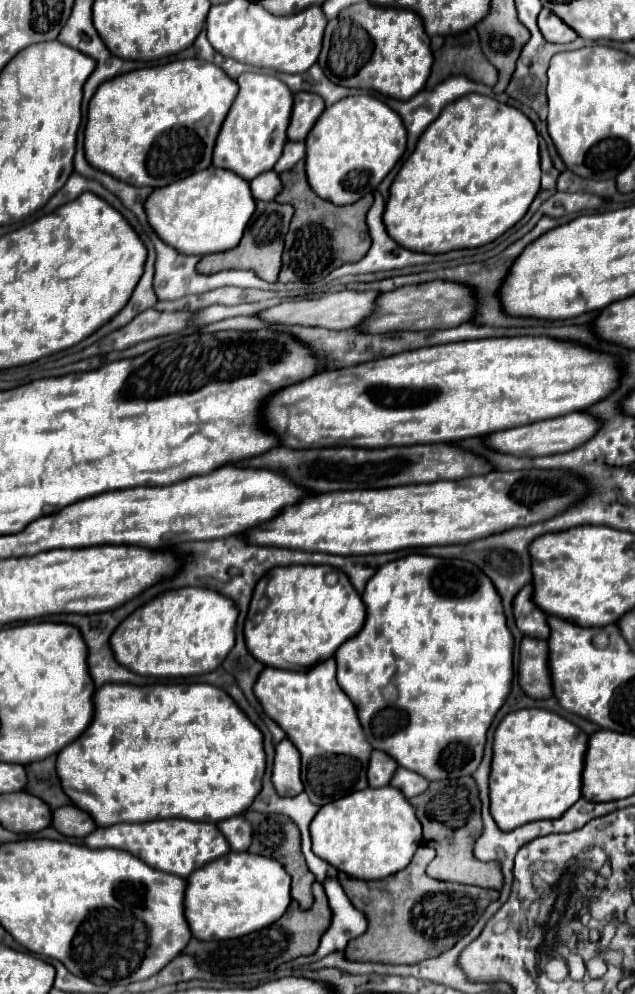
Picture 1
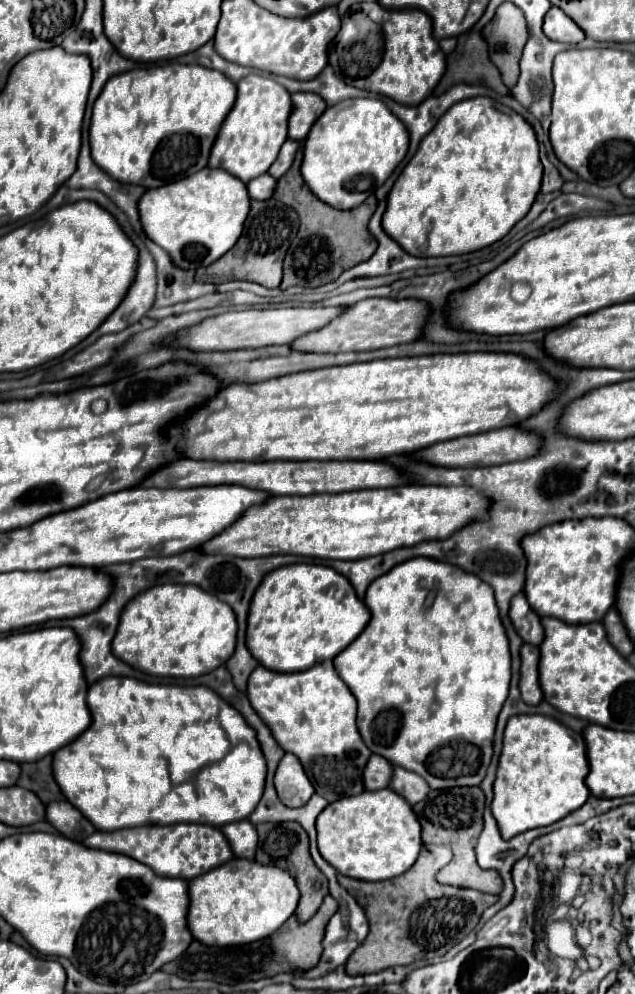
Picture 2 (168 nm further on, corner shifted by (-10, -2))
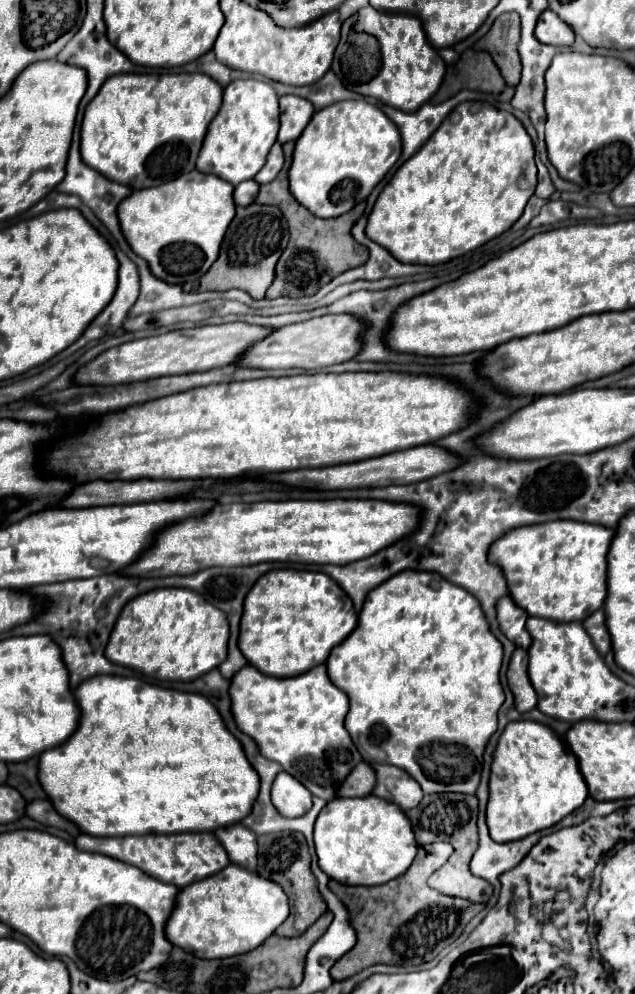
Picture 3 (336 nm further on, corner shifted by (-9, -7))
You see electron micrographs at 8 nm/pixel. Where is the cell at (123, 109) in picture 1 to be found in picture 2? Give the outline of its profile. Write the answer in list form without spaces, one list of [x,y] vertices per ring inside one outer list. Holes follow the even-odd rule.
[[[174,63],[114,75],[94,103],[92,159],[122,183],[154,189],[180,181],[208,167],[210,149],[234,103],[236,85],[208,67]]]

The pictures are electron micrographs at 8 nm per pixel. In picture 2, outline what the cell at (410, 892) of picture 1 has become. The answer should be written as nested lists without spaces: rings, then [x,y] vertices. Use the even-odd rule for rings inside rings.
[[[424,845],[418,861],[404,875],[380,883],[366,883],[338,875],[338,883],[354,895],[370,921],[370,935],[346,963],[350,975],[378,973],[396,965],[412,965],[418,959],[442,957],[478,925],[484,909],[494,905],[498,897],[438,883],[438,863],[448,863],[450,855],[452,851],[448,847]]]

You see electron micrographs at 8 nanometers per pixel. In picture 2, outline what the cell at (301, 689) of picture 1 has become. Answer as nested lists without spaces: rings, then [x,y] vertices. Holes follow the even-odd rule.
[[[324,661],[308,671],[290,673],[290,675],[270,671],[266,667],[256,667],[248,679],[248,699],[250,699],[252,707],[256,709],[256,713],[270,727],[278,745],[284,751],[294,753],[302,761],[304,771],[318,795],[322,795],[324,799],[334,803],[340,797],[360,795],[364,791],[362,771],[364,771],[372,751],[364,745],[364,741],[358,733],[358,727],[356,727],[356,699],[350,693],[350,689],[346,687],[346,683],[342,683],[340,675],[334,673],[332,661]]]

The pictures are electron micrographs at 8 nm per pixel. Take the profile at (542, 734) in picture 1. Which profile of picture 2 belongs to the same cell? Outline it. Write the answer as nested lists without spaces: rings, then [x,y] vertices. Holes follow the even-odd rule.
[[[514,715],[508,719],[504,729],[504,747],[498,761],[498,773],[494,781],[494,801],[492,815],[498,821],[500,833],[504,839],[510,839],[528,829],[552,825],[558,819],[570,815],[586,803],[590,789],[586,787],[588,775],[588,759],[586,759],[586,741],[574,729],[562,725],[554,717],[548,715]]]

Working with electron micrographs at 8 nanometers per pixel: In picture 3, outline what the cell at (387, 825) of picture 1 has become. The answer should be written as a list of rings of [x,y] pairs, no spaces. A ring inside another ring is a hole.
[[[377,796],[337,798],[319,812],[315,850],[329,878],[347,886],[379,886],[405,874],[417,854],[417,842],[409,818],[395,804]]]

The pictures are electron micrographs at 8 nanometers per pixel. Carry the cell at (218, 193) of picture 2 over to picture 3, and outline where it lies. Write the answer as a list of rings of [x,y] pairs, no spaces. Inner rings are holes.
[[[197,170],[171,180],[169,184],[133,190],[117,208],[117,218],[121,224],[121,232],[131,246],[131,250],[149,262],[153,276],[167,284],[185,284],[201,278],[209,266],[217,260],[223,236],[227,226],[235,216],[235,202],[233,202],[233,186],[213,174],[201,174]]]

